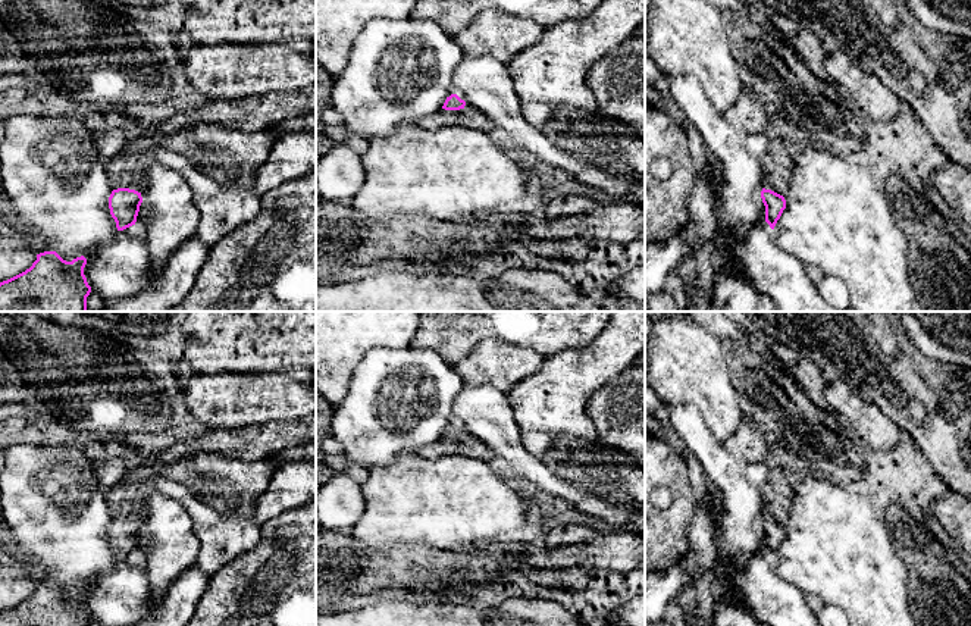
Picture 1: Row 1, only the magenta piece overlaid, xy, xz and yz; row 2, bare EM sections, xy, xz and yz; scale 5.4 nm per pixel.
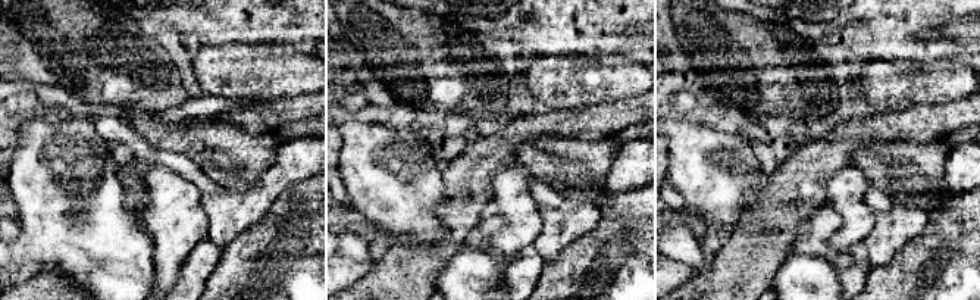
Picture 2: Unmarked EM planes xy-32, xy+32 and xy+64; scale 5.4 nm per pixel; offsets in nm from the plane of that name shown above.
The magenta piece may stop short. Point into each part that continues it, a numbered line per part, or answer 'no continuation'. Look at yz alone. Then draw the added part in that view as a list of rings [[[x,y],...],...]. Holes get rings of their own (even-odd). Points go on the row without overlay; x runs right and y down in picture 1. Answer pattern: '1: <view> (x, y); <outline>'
1: yz (777, 493); [[[783,460],[771,461],[767,482],[759,489],[764,498],[762,517],[786,526],[792,508],[793,485]]]

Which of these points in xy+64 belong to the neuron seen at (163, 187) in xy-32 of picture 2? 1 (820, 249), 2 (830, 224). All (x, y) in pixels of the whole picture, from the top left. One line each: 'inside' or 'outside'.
1: outside
2: outside

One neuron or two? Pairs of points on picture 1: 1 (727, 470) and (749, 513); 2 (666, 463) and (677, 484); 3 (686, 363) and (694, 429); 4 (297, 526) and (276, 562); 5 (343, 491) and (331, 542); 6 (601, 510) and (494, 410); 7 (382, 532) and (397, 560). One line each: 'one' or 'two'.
1: one
2: one
3: two
4: one
5: two
6: one
7: two

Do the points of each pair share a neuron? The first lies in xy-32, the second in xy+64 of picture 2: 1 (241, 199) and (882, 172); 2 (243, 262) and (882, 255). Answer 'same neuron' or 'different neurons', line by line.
1: different neurons
2: different neurons

